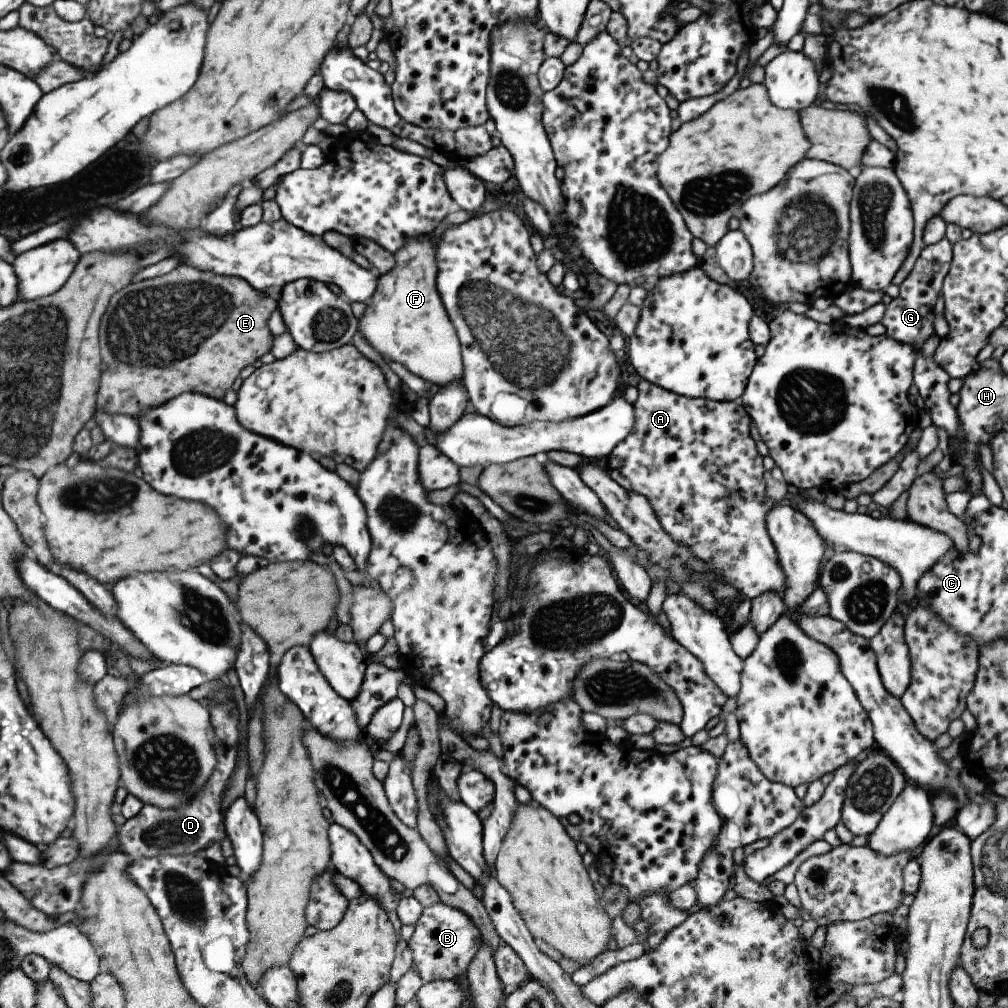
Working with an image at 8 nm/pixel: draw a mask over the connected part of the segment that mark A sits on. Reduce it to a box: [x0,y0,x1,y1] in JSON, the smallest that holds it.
[606,379,787,598]

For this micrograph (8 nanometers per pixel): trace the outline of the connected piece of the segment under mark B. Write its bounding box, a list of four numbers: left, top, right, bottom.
[407,902,482,983]

